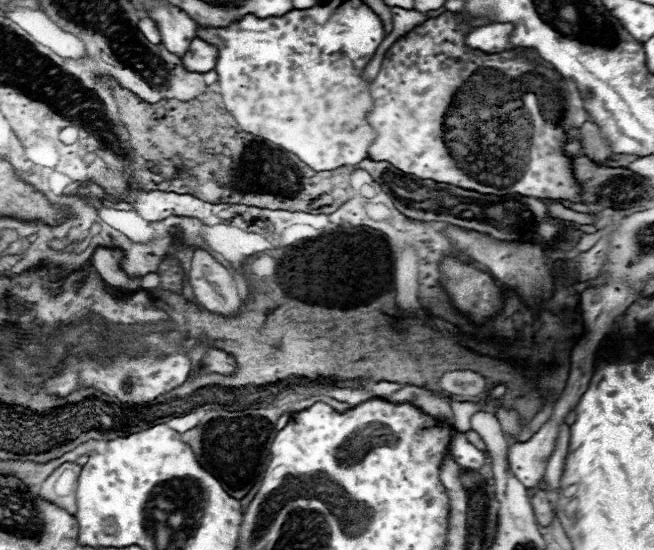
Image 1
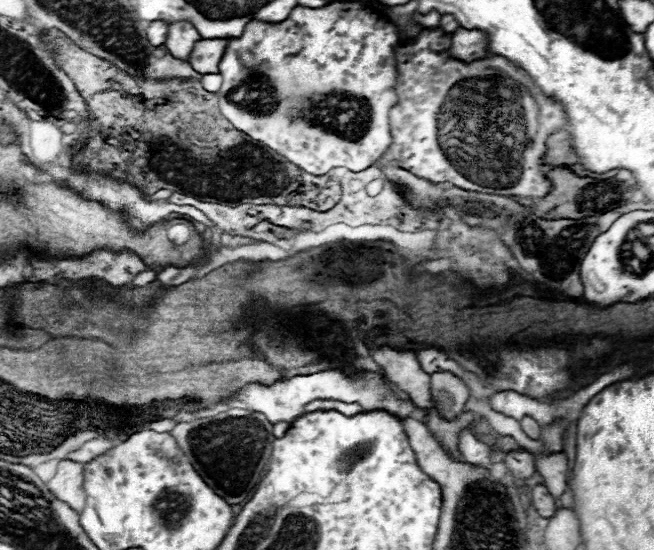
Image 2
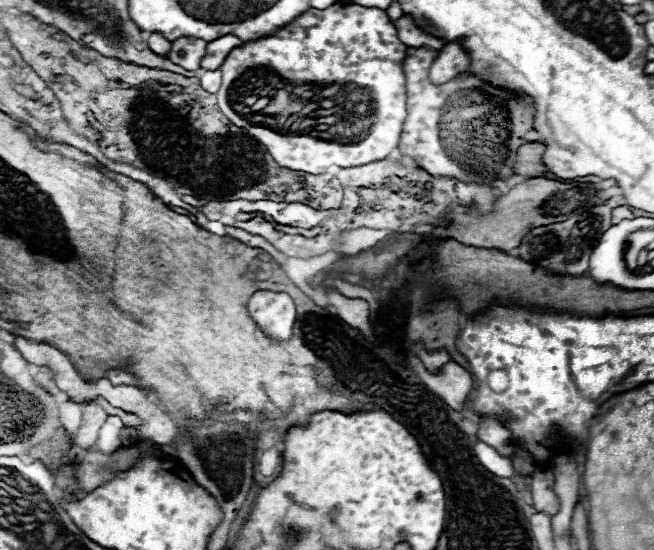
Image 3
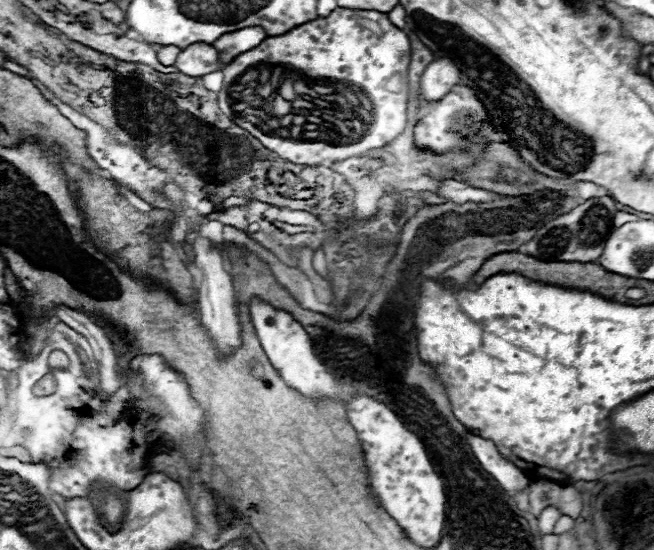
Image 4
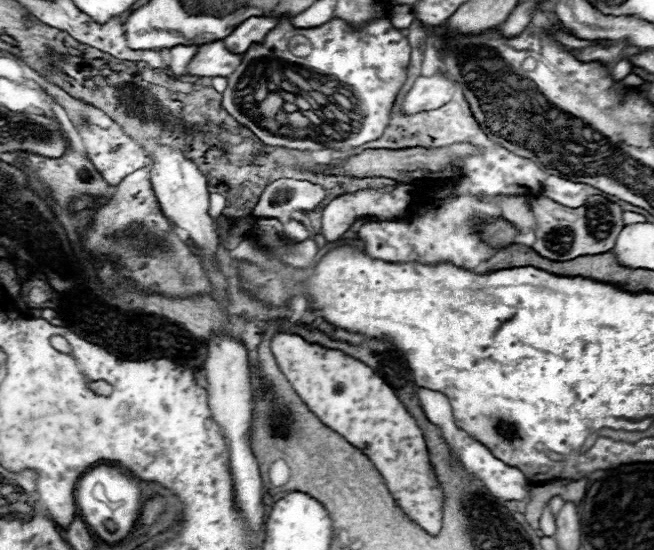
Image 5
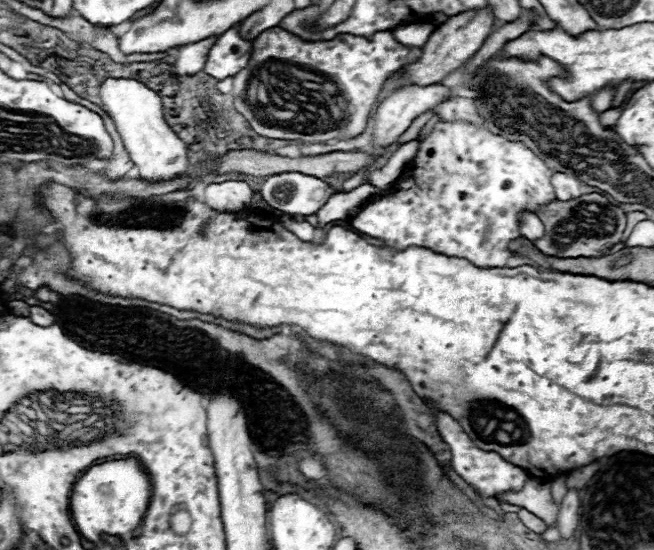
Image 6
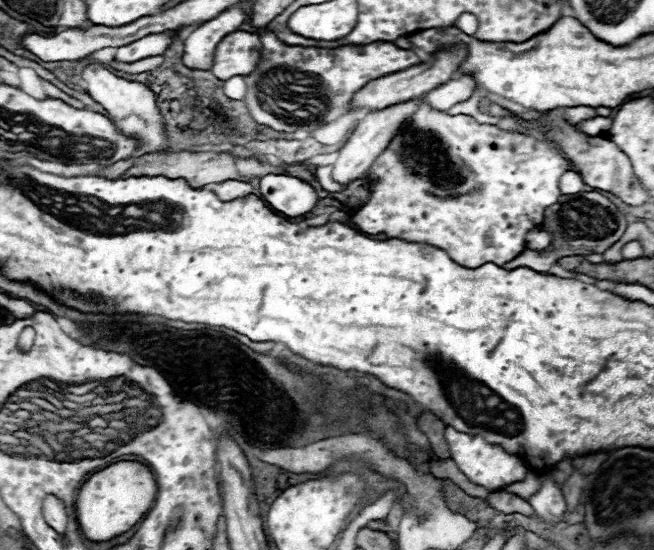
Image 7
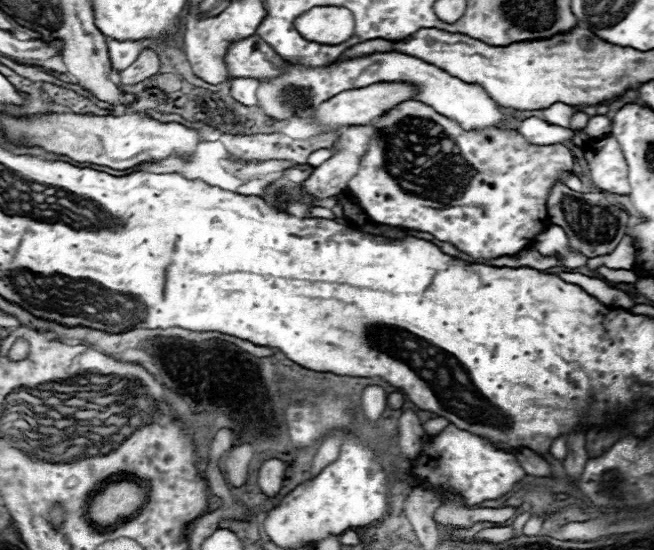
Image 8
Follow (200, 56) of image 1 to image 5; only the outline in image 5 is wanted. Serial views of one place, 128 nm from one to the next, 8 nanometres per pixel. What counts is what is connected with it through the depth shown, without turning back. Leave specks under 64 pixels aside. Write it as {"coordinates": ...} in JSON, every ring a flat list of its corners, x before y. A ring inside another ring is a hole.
{"coordinates":[[252,16,244,20,244,24,240,24,230,36,226,36,224,42,232,52,242,54,250,48,250,44,264,40,264,36,276,26,276,22,278,20,272,16]]}

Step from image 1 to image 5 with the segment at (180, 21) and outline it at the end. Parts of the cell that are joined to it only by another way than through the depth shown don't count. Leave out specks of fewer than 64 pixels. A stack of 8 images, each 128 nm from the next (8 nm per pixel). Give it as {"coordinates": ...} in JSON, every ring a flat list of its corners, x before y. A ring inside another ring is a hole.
{"coordinates":[[216,40,212,44,202,44,198,54,188,66,190,76,230,76,240,64,242,54,234,54,226,48,224,40]]}

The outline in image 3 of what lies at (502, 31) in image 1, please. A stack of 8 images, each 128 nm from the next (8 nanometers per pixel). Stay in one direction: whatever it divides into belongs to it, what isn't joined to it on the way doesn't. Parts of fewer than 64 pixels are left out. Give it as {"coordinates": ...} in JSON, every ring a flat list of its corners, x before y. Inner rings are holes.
{"coordinates":[[452,42,440,50,440,56,432,62,428,76,432,84,446,84,448,80,452,80,452,76,458,76,460,72,468,70,468,64,470,58,464,48,458,42]]}

